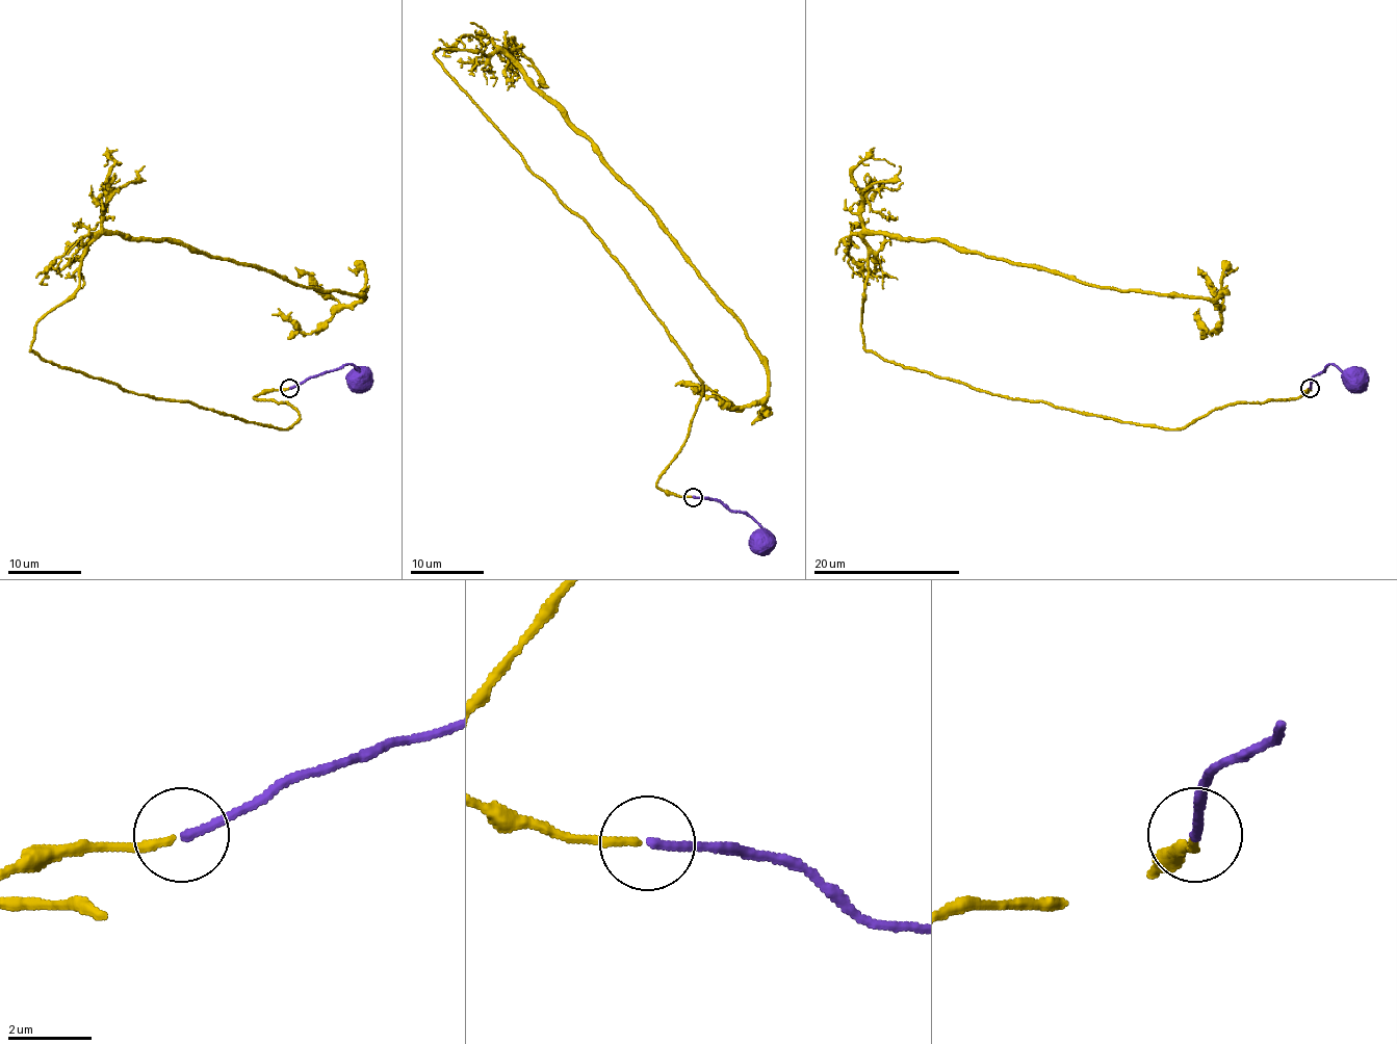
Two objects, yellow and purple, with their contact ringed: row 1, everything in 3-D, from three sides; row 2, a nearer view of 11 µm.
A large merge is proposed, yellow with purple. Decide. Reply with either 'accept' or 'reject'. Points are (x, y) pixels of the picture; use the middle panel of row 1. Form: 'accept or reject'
accept

